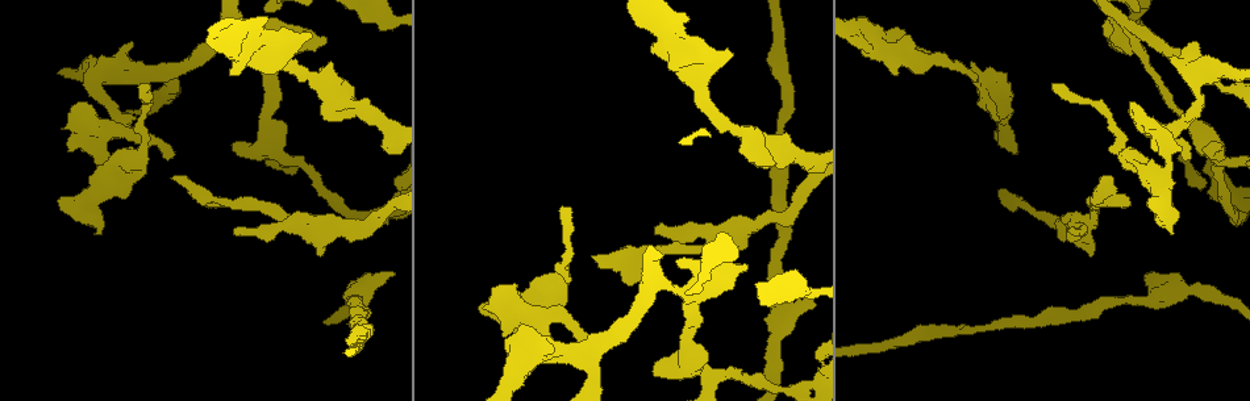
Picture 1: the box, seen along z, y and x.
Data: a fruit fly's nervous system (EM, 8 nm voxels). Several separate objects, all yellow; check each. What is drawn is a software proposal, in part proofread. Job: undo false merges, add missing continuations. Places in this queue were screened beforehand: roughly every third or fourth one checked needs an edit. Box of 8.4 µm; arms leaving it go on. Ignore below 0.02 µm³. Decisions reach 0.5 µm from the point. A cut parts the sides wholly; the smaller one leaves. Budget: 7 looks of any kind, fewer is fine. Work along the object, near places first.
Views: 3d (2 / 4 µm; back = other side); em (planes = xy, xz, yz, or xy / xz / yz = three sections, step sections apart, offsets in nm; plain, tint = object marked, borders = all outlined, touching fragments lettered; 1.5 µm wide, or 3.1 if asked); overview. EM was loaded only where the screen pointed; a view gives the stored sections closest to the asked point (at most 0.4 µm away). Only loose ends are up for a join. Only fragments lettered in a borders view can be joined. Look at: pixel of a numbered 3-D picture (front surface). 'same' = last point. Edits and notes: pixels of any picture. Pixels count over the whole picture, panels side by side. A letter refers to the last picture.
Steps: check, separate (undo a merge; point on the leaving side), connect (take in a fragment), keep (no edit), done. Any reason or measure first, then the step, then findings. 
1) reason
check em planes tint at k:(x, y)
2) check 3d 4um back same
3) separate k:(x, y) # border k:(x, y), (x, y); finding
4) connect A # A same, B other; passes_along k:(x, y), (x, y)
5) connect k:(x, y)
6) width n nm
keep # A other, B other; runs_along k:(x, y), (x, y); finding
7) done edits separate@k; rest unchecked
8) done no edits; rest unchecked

arms run side by side
check em planes plain at 1:(1159, 176)

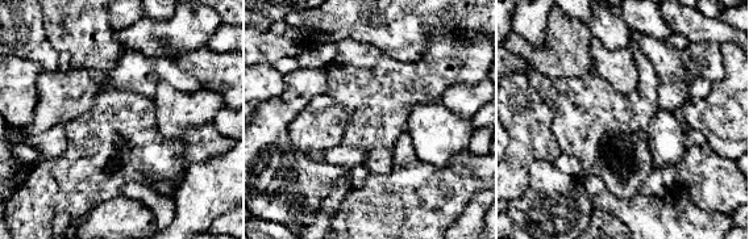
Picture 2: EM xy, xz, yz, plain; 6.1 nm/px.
check em planes borders same

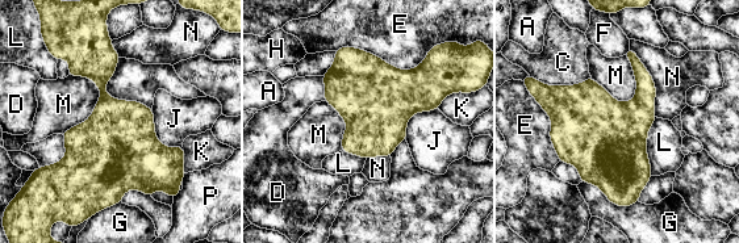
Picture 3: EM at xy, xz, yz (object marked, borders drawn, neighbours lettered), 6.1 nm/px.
keep # A other, C other, D other, E other, F other, G other, H other, J other, K other, L other, M other, N other, P other; border 3:(94, 79), (99, 103), (62, 134); one neuron here

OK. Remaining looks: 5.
an open end
check em planes borders at 1:(1100, 180)

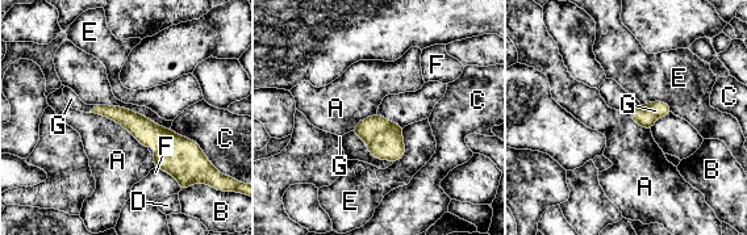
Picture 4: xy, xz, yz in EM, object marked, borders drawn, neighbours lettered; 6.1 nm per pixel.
connect G # A other, B other, C other, D other, E other, F other, G same; passes_along 4:(130, 120), (92, 109), (71, 99); it goes on there

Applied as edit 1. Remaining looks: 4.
an open end
check 3d 4um at 1:(1090, 253)

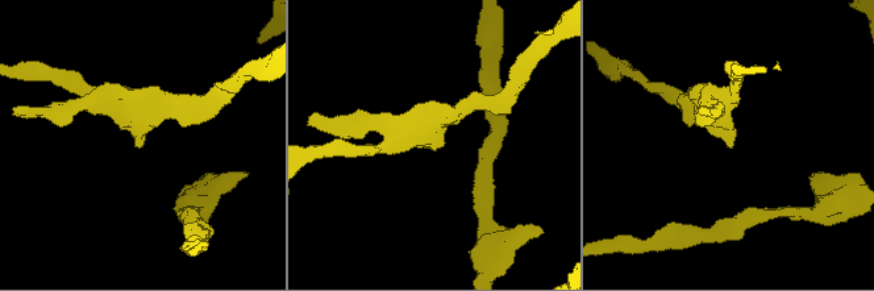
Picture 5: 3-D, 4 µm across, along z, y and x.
check em xy step 4 borders at 5:(433, 148)

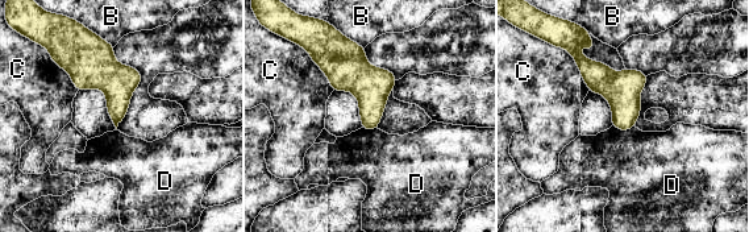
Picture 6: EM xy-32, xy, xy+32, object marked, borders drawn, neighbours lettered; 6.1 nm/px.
keep # B other, C other, D other; border 6:(612, 124), (620, 129), (633, 127); none of them fits

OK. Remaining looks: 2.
done edits connect@4; rest unchecked

